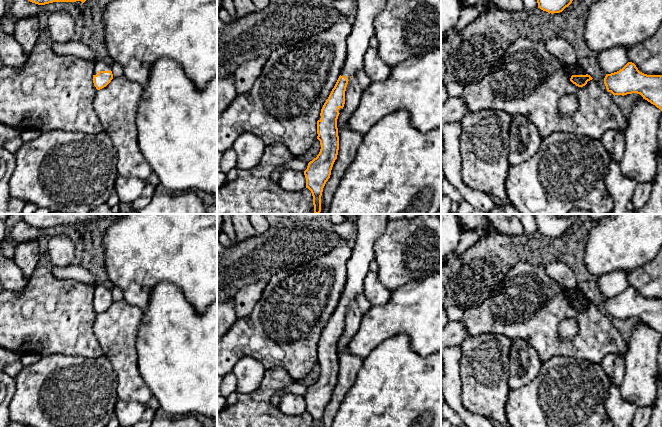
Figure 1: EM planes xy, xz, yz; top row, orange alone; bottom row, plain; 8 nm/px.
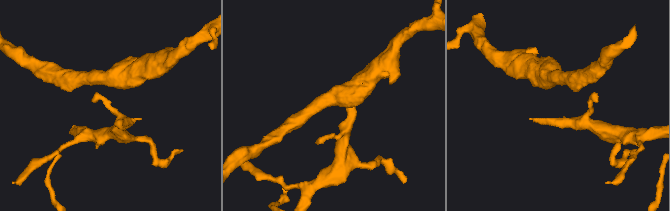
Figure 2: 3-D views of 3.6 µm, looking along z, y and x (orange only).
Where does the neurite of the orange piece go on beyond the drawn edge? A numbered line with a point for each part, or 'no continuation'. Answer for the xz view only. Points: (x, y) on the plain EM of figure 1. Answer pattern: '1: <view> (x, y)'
1: xz (369, 227)

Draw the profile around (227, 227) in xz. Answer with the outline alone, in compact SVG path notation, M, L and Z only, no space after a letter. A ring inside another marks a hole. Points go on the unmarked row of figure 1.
M223 214L223 218L224 218L224 221L222 224L221 232L223 232L224 234L226 234L228 236L228 238L230 239L232 244L230 246L223 246L219 242L217 242L217 254L225 252L225 251L233 248L235 245L237 245L239 243L235 236L235 231L234 231L234 226L232 223L231 214Z

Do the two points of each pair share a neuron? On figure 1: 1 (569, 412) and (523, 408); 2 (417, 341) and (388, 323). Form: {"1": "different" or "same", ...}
{"1": "same", "2": "same"}

